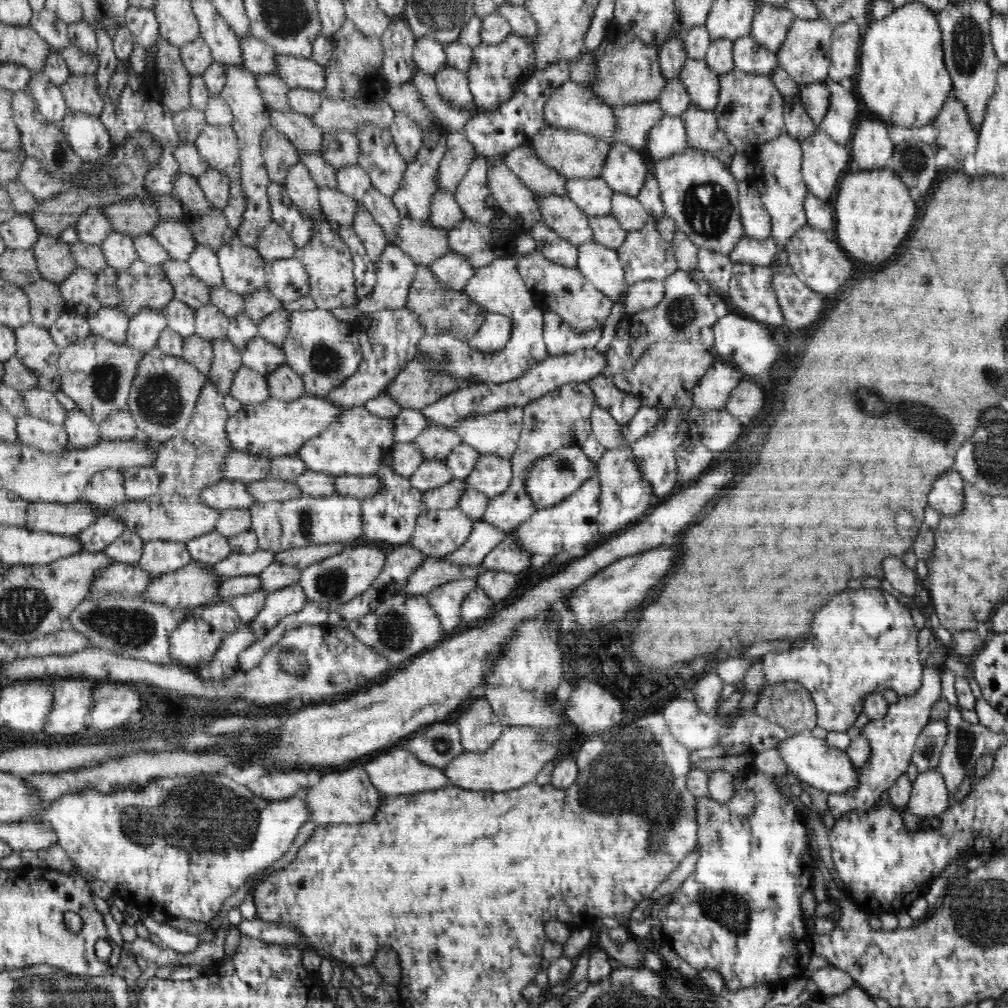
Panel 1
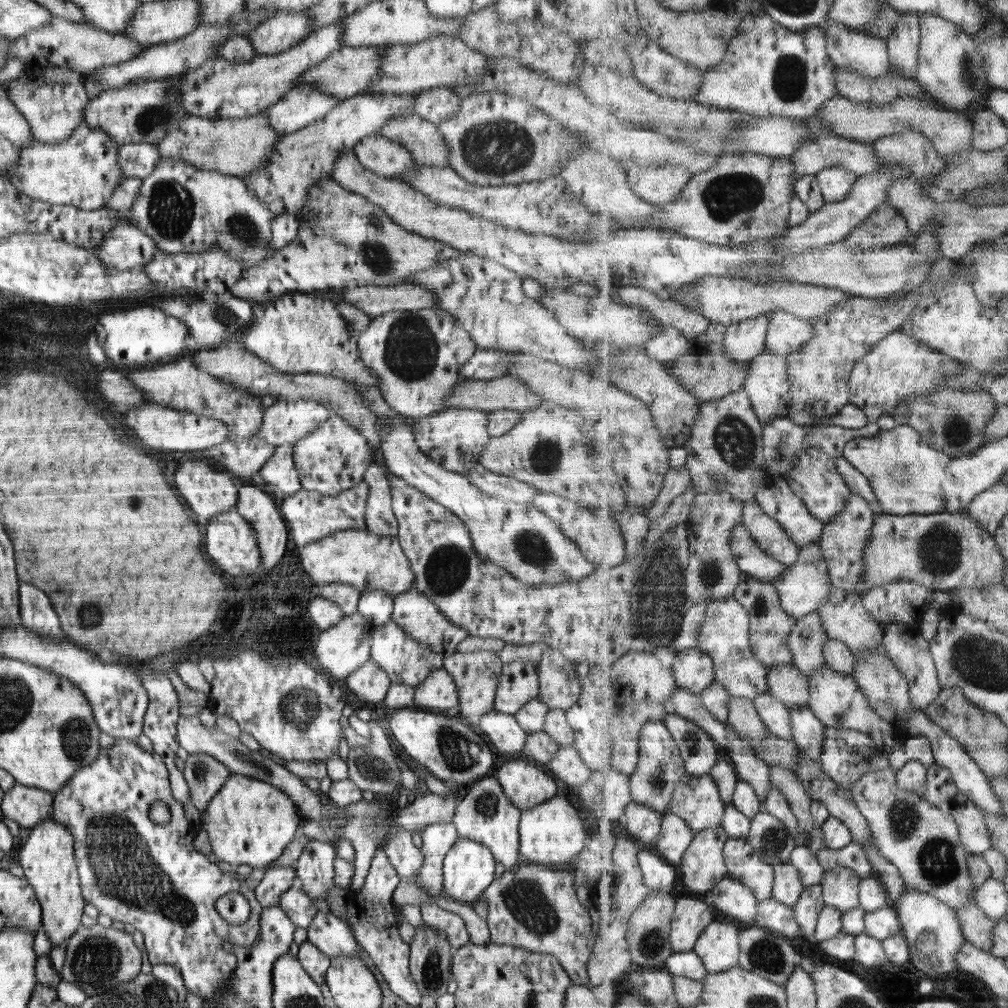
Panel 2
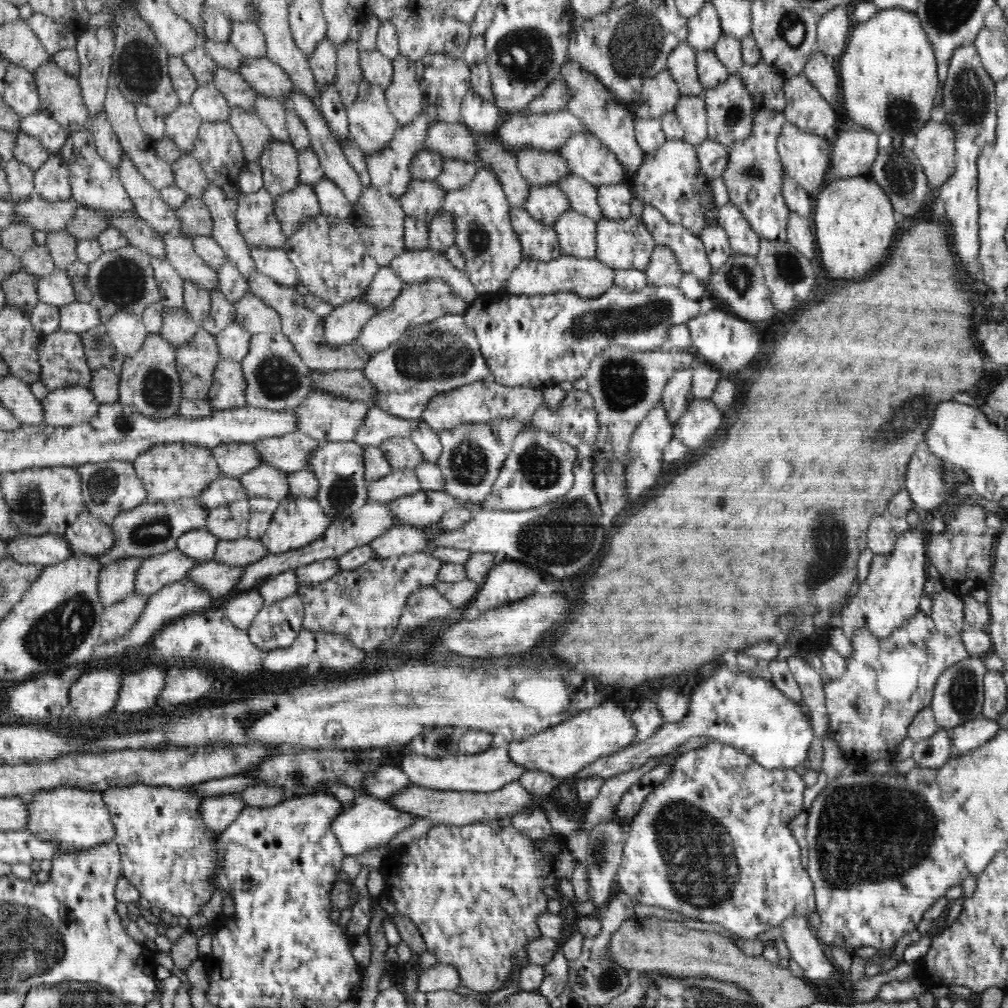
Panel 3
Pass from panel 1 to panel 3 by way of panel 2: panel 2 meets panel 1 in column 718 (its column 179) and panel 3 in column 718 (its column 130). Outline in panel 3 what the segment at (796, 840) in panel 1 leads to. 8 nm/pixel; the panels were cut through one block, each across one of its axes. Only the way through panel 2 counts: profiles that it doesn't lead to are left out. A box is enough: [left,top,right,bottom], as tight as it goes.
[616,740,816,940]

